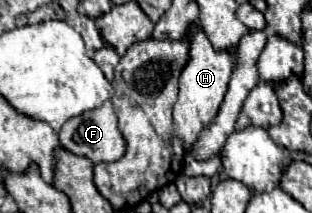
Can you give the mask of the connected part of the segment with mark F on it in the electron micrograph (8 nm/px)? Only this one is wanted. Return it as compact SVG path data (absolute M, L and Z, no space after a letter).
M105 101L105 105L81 113L77 117L71 117L59 131L59 141L61 147L75 153L75 155L83 155L87 159L91 159L93 163L101 163L101 161L119 161L125 155L125 137L121 135L119 127L117 127L117 115L113 111L111 101Z

